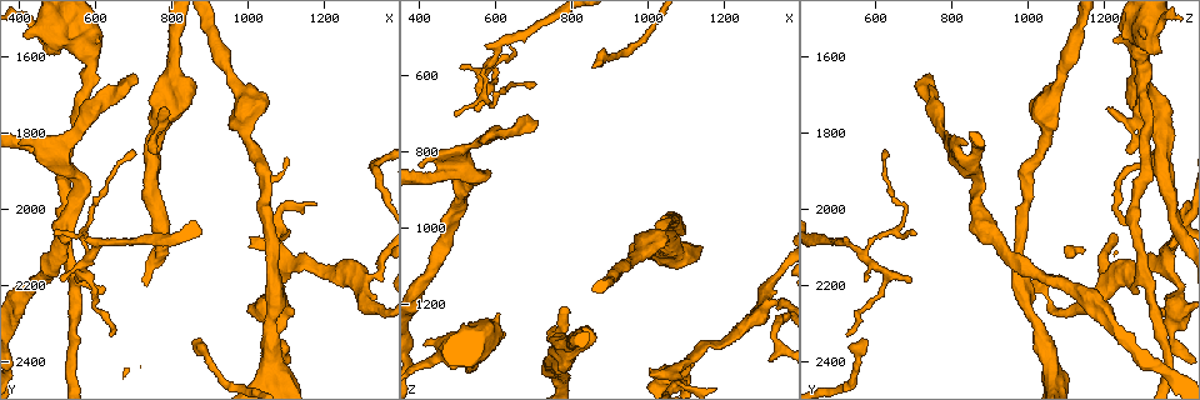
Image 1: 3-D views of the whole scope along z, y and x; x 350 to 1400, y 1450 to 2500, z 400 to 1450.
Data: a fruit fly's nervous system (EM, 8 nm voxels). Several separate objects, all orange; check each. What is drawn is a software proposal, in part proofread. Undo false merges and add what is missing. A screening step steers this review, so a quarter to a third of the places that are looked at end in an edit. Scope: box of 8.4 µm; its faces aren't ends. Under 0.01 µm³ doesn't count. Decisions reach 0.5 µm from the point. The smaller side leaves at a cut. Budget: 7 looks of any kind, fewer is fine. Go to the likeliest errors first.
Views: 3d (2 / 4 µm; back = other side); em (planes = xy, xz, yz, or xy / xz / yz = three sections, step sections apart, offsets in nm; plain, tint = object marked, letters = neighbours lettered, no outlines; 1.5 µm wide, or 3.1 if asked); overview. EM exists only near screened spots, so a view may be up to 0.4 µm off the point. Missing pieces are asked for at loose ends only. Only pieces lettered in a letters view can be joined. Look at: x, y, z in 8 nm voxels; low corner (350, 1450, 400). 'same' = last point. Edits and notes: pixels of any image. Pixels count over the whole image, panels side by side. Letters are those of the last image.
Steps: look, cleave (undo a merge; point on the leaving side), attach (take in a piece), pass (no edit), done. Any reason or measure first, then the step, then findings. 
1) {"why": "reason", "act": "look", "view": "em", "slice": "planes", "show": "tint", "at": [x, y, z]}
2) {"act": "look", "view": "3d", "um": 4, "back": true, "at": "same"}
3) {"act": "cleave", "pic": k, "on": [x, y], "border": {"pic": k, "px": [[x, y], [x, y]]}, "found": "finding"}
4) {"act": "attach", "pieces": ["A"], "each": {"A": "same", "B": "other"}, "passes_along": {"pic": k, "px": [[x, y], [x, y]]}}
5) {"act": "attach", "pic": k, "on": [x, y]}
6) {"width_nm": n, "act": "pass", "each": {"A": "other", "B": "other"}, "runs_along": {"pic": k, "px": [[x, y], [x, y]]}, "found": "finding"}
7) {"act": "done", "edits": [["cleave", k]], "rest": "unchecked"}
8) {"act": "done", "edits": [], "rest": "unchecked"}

{"why": "branch stops here", "act": "look", "view": "3d", "um": 4, "at": [700, 1650, 740]}

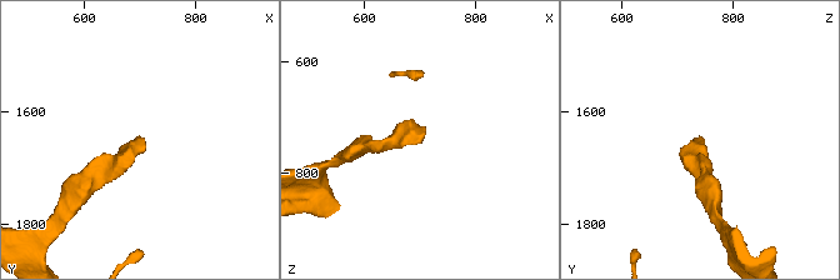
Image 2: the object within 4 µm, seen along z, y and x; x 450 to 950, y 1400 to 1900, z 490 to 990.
{"why": "need the tissue", "act": "look", "view": "em", "slice": "planes", "show": "letters", "at": [695, 1645, 745]}

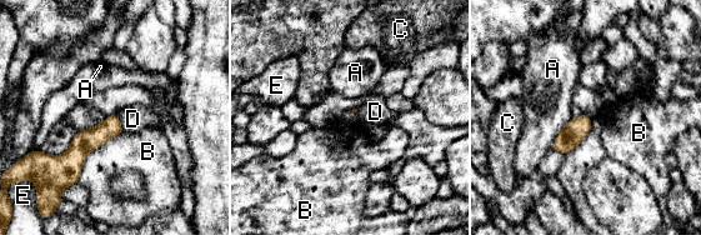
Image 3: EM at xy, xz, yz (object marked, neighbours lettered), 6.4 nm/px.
{"act": "pass", "each": {"A": "other", "B": "other", "C": "other", "D": "other", "E": "other"}, "runs_along": {"pic": 3, "px": [[115, 119], [65, 164], [54, 165]]}, "found": "none of them fits"}

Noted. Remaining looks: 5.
{"why": "free end", "act": "look", "view": "3d", "um": 4, "at": [1005, 2070, 1385]}

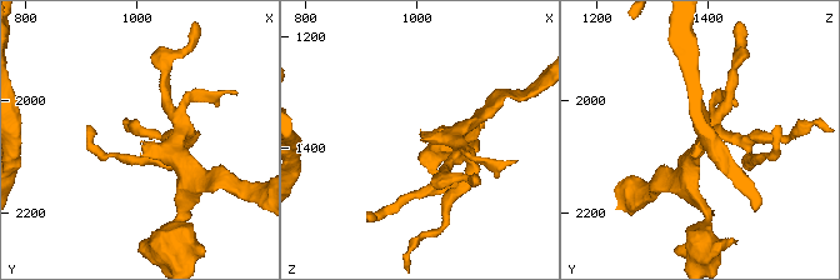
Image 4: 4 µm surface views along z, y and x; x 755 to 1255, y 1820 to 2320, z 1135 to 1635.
{"act": "look", "view": "em", "slice": "yz", "step": 4, "show": "letters", "at": [1010, 2070, 1385]}

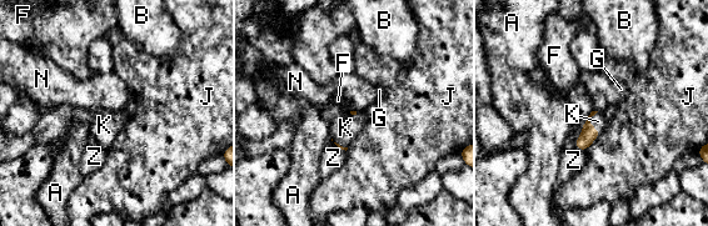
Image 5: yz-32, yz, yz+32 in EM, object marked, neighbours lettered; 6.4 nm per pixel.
{"why": "cut it another way", "act": "look", "view": "em", "slice": "planes", "show": "letters", "at": "same"}

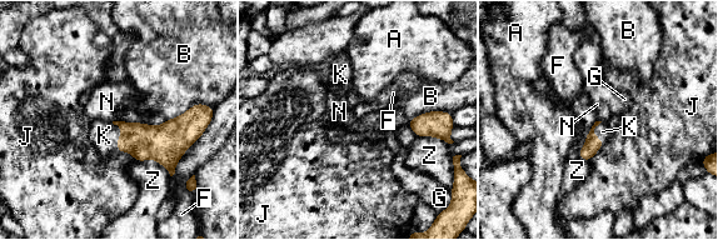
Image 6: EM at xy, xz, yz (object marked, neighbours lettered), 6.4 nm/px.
{"act": "attach", "pieces": ["K"], "each": {"A": "other", "B": "other", "F": "other", "G": "other", "J": "other", "K": "same", "N": "other", "Z": "other"}, "passes_along": {"pic": 6, "px": [[144, 141], [120, 136], [104, 135]]}, "found": "it goes on there"}

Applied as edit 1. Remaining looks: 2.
{"act": "done", "edits": [["attach", 6]], "rest": "unchecked"}

